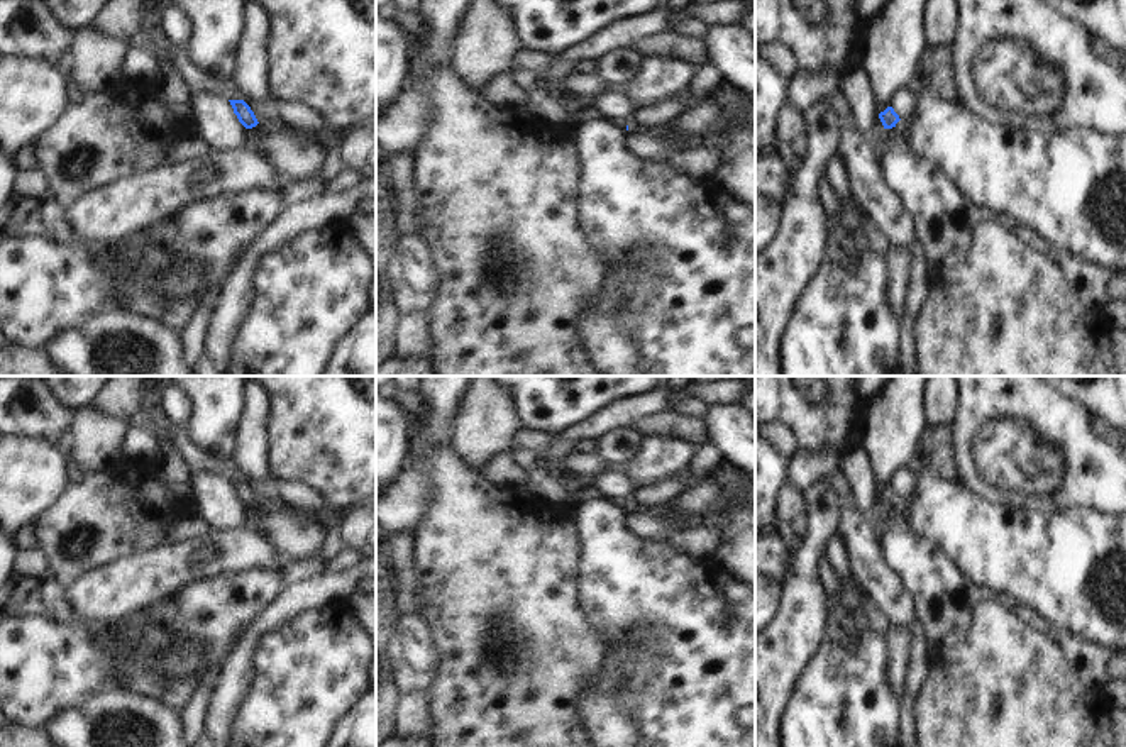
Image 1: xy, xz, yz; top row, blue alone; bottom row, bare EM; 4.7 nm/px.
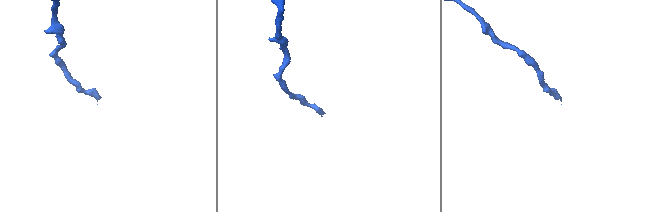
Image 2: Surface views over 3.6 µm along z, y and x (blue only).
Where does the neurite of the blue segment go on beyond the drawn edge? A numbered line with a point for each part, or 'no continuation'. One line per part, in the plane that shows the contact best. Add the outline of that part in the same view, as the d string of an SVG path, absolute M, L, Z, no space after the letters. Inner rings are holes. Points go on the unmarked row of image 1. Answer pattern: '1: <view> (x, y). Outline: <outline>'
1: yz (898, 515). Outline: M899 500L892 508L887 508L889 525L896 530L909 530L908 517L909 517L909 501Z

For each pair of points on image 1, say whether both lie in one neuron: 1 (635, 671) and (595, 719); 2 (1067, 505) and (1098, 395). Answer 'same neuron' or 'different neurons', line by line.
1: same neuron
2: different neurons

